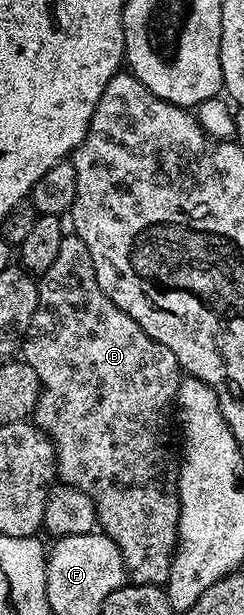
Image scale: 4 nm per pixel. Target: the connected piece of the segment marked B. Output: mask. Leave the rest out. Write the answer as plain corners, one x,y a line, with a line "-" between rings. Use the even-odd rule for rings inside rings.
74,233
65,234
61,247
58,248
58,261
46,269
44,275
39,276
38,286
40,289
40,304
36,306
36,312
32,315
32,323
28,327
28,333
24,336
22,344
22,359
31,365
34,373
38,373
40,381
40,399
36,403
34,412
35,426
39,427
56,448
56,473
61,483
68,483
72,487
82,489
94,501
96,506
96,522
99,530
109,535
118,545
122,553
124,570
130,576
132,583
150,583
153,585
167,584
172,568
172,557
176,554
176,540
179,539
180,525
180,464
178,451
172,448
172,427
174,431
174,404
176,402
176,390
180,387
182,368
179,361
154,337
150,337
98,285
98,277
94,273
94,261
90,261
90,249
86,249
86,241
82,241

